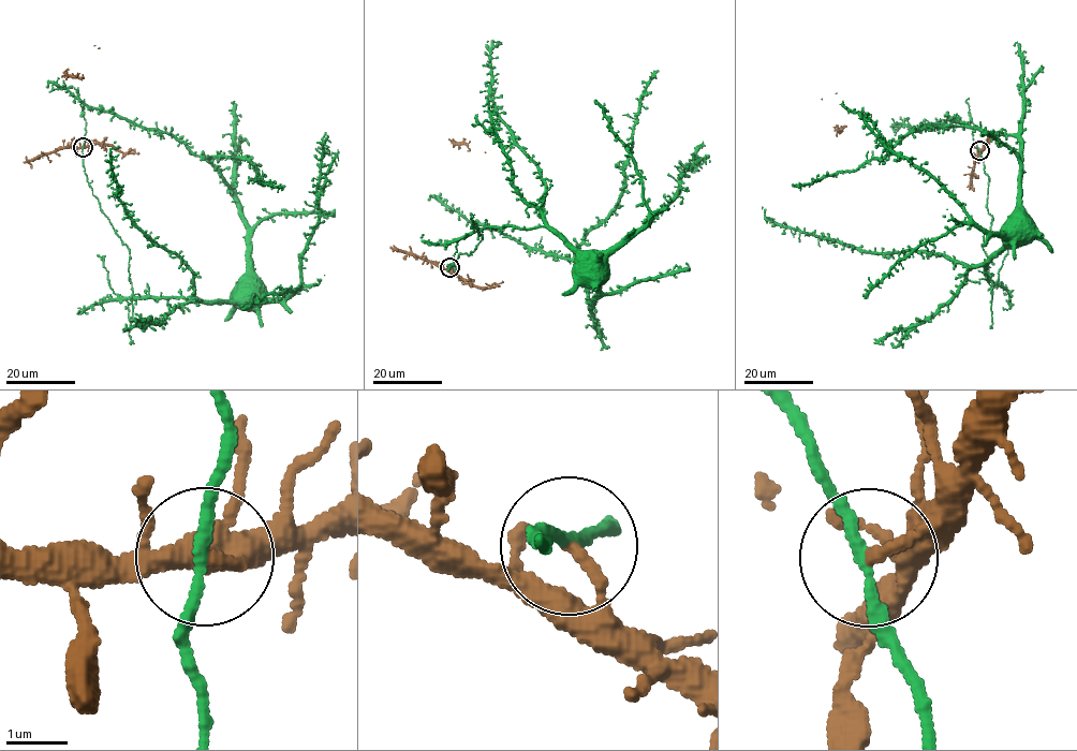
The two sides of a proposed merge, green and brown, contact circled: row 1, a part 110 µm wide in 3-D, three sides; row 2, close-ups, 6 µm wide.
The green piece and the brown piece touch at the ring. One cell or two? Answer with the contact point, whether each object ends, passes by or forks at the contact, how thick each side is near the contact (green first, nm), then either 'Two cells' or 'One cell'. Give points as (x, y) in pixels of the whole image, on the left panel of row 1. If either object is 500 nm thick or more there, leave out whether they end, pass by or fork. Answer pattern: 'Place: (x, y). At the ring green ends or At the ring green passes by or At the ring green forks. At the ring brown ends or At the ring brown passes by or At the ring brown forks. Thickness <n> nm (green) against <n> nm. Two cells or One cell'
Place: (83, 147). At the ring green passes by. At the ring brown ends. Thickness 170 nm (green) against 180 nm. Two cells

